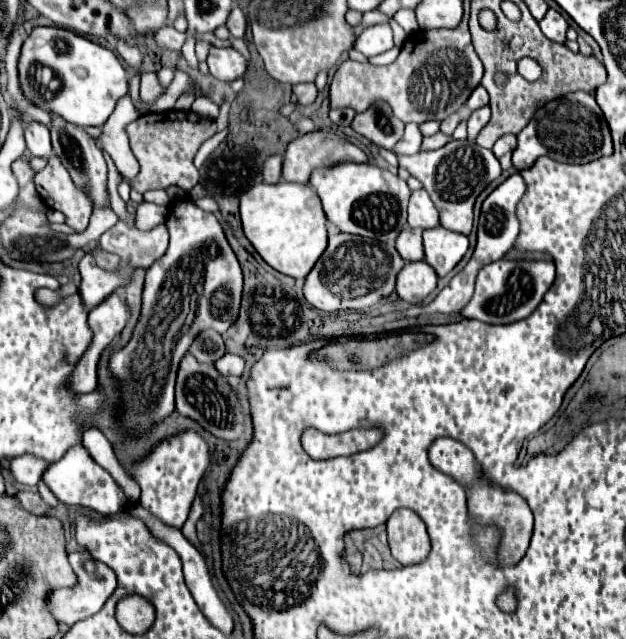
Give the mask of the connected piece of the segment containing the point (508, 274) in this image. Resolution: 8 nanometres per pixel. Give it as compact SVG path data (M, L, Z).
M500 259L480 269L476 277L476 291L470 303L462 309L466 319L478 319L484 323L514 323L526 319L542 301L544 293L554 281L552 261L512 261Z

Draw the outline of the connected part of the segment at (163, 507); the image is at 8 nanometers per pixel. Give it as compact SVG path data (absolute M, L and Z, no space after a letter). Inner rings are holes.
M184 431L156 445L152 453L134 469L136 481L142 489L142 495L140 495L142 507L148 509L152 515L156 515L160 521L164 521L166 525L180 529L188 519L190 505L196 497L198 483L208 467L208 461L210 461L208 445L194 431Z

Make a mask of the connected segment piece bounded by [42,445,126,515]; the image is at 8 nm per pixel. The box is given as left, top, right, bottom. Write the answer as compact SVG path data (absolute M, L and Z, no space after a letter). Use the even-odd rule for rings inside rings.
M74 445L66 451L66 455L52 463L48 467L48 471L44 473L44 483L50 487L50 491L58 497L58 501L66 503L66 505L80 505L80 507L90 507L102 515L114 515L118 513L120 509L124 509L124 491L122 487L114 481L114 477L104 469L100 467L92 457L90 453L86 451L84 445Z

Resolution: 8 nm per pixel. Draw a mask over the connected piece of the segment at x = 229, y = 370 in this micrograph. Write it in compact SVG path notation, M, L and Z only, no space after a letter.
M226 353L226 355L220 357L220 361L214 363L214 367L216 367L216 371L218 371L220 375L224 375L224 377L226 377L226 375L242 375L242 371L244 371L244 359L238 357L238 355Z

